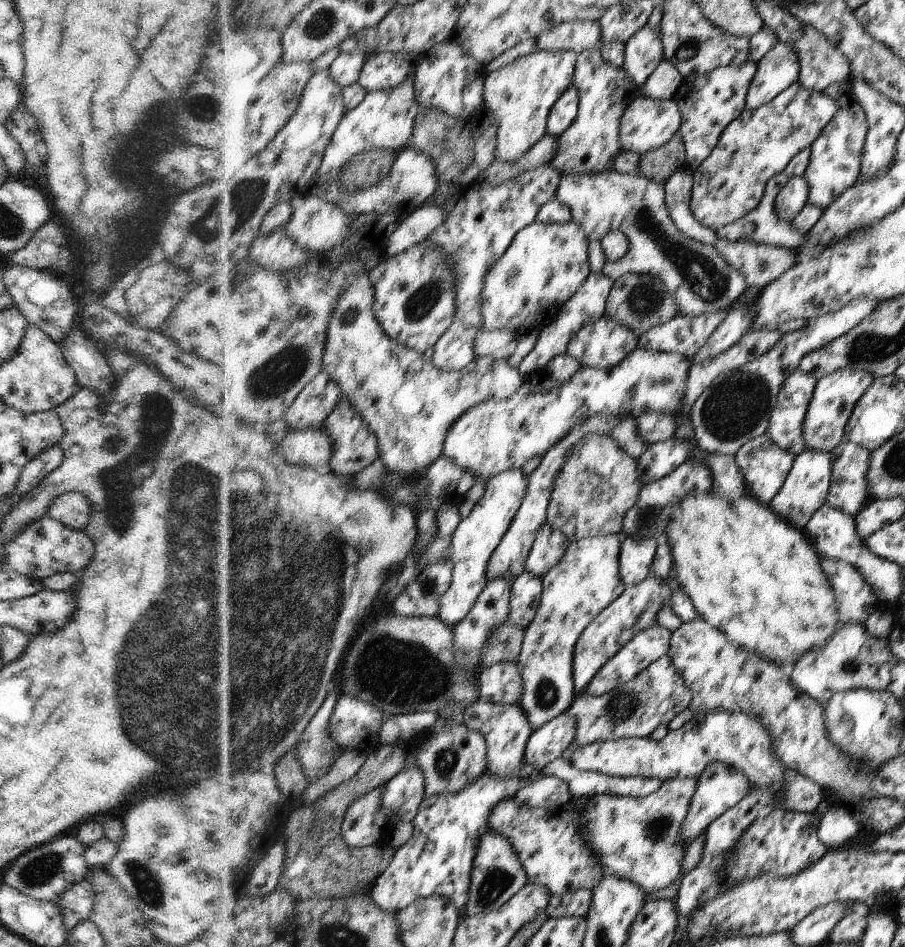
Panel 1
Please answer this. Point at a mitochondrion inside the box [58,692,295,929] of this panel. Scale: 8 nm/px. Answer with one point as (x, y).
(147, 887)

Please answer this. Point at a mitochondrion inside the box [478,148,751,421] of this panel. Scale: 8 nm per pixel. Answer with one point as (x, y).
(706, 281)

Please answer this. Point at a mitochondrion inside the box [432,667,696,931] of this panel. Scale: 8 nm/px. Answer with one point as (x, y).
(497, 880)

